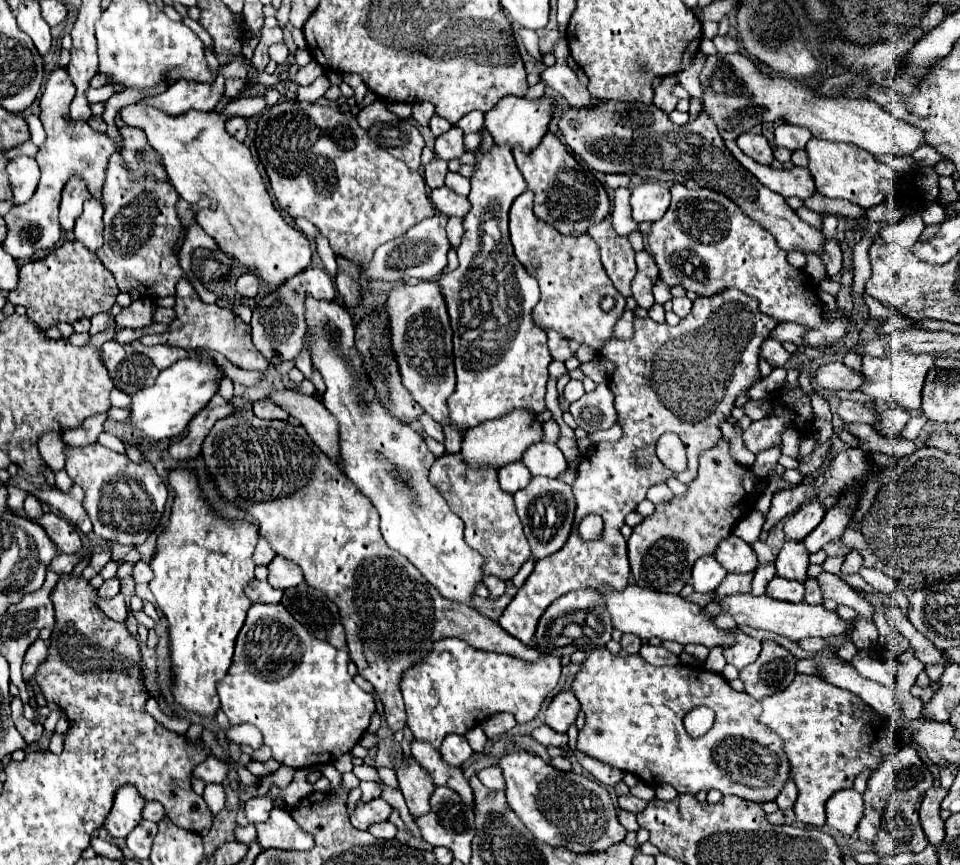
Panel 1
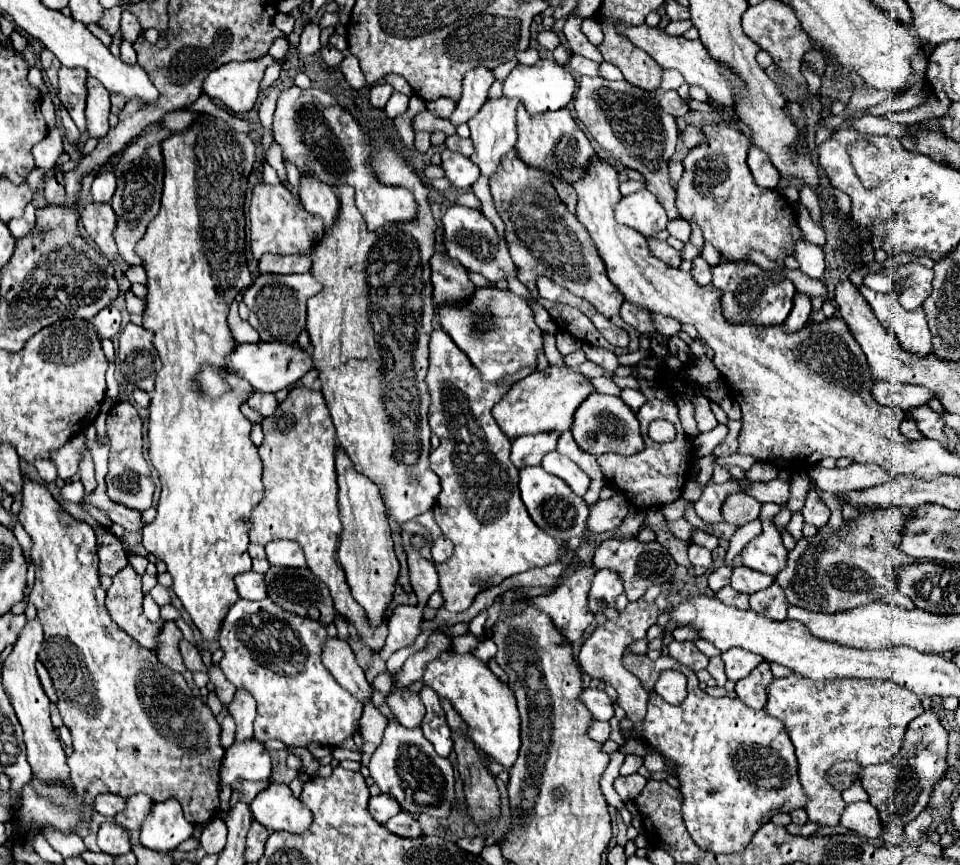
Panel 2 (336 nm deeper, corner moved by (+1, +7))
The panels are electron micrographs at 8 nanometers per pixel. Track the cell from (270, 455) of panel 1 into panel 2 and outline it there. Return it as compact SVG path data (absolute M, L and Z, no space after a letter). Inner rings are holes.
M304 385L292 387L288 397L278 405L276 413L262 421L262 429L264 441L258 447L258 453L264 463L262 481L266 487L266 497L252 509L250 543L266 545L278 539L300 543L312 573L316 573L316 577L320 577L320 581L328 585L336 611L346 617L346 621L356 629L360 641L366 643L368 649L380 651L388 635L388 621L384 621L380 627L368 625L362 607L354 601L351 590L348 589L344 569L340 569L340 563L336 561L336 543L342 535L336 499L338 485L334 471L336 435L322 393L312 391Z

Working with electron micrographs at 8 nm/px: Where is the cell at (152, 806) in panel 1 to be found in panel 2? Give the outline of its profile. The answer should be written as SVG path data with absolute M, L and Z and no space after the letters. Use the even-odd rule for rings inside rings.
M104 793L104 795L96 797L96 801L92 803L92 807L94 807L94 811L98 811L100 815L112 819L120 809L124 809L124 797Z

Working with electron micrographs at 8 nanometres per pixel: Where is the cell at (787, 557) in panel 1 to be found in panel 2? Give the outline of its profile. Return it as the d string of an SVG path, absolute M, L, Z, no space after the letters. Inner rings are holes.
M810 491L808 497L806 497L806 501L804 501L802 515L804 515L804 521L806 523L812 523L816 527L822 527L830 519L830 509L826 507L826 503L820 499L820 495L816 491Z

